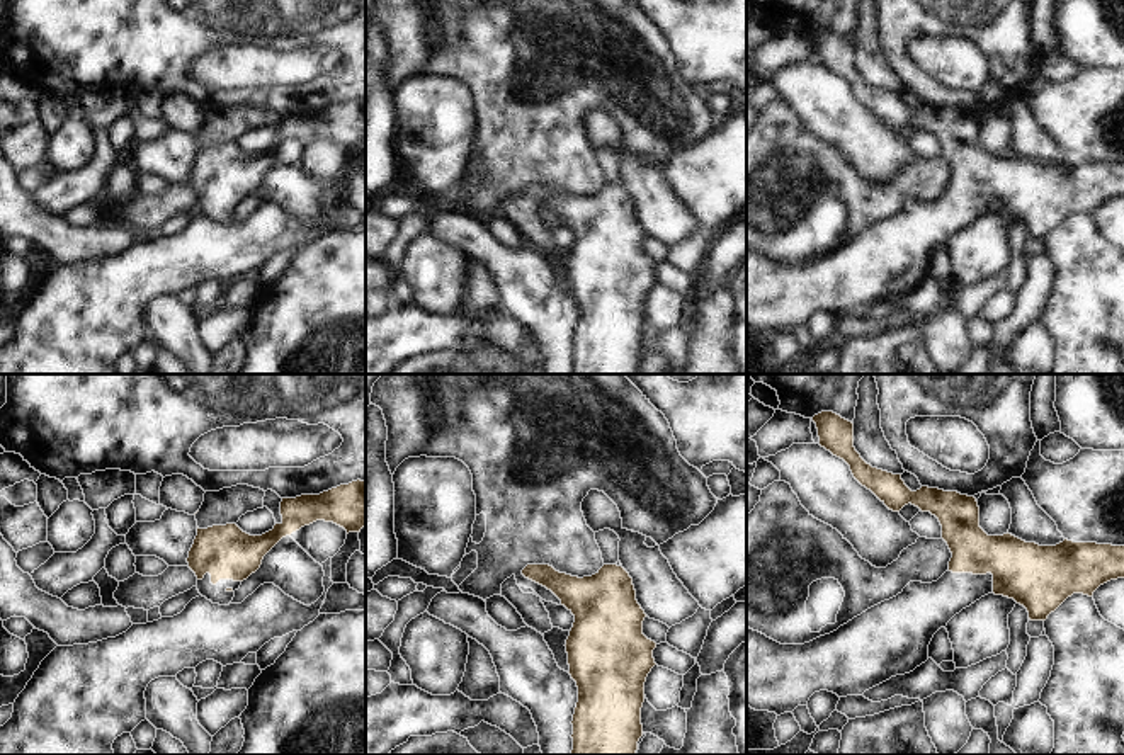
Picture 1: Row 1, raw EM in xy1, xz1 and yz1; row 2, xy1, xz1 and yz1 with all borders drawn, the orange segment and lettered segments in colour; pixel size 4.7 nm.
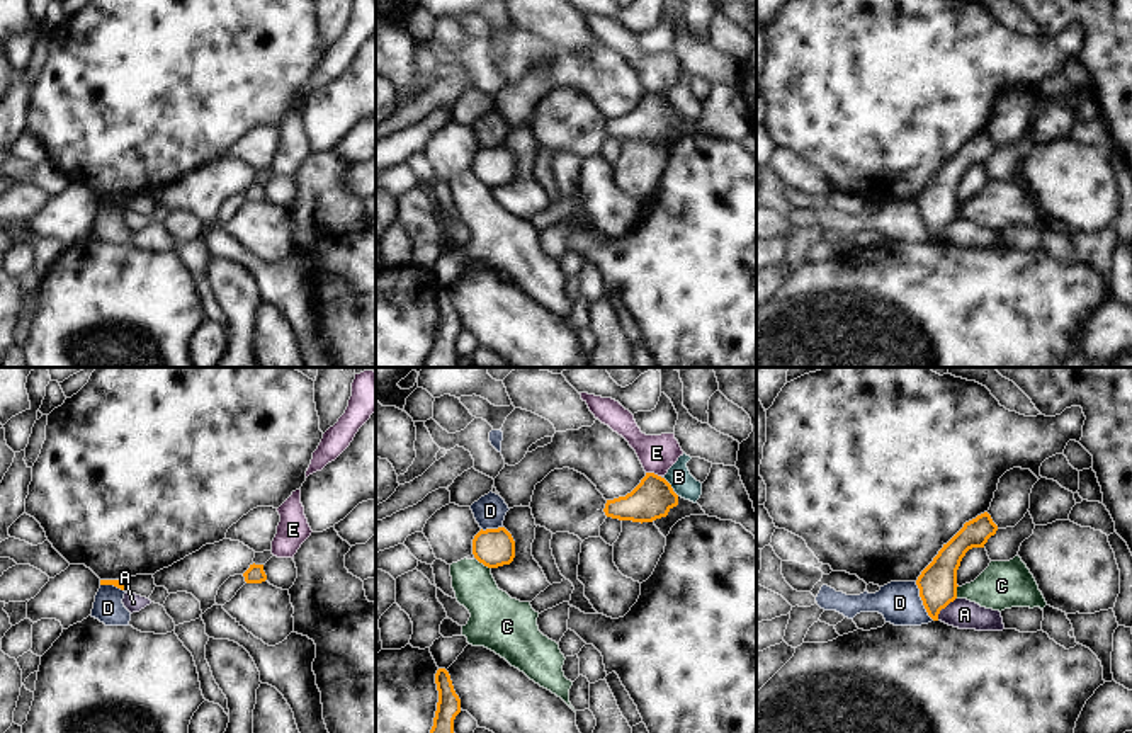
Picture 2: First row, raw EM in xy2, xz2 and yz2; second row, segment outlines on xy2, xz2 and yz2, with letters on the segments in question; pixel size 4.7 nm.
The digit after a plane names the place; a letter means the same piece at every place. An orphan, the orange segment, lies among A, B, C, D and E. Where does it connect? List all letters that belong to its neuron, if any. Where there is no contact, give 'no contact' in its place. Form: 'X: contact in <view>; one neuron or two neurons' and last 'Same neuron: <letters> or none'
A: contact in yz2; two neurons
B: contact in xz2; two neurons
C: contact in xz2; two neurons
D: contact in yz2; two neurons
E: contact in xz2; two neurons
Same neuron: none

